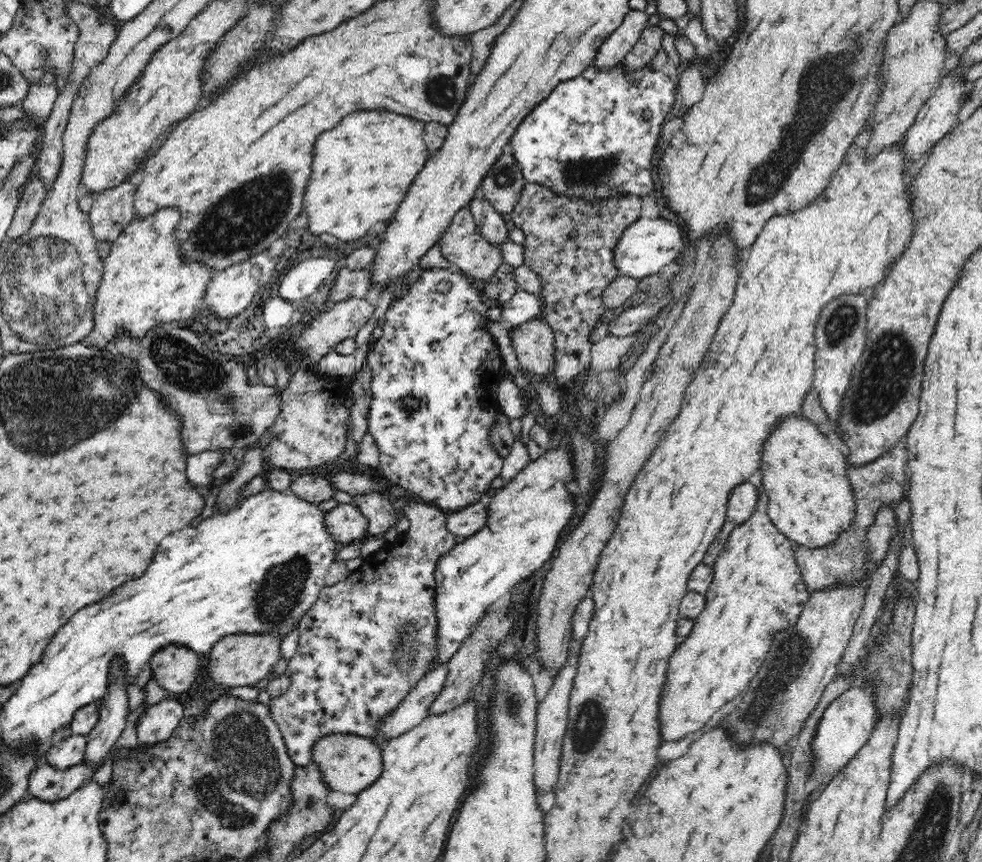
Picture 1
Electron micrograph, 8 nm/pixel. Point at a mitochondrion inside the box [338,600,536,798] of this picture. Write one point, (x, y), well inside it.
(403, 638)

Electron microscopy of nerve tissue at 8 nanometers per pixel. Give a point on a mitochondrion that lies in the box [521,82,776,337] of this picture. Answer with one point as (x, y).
(594, 173)

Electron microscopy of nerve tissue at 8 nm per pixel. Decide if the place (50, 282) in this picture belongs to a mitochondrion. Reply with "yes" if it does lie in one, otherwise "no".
yes

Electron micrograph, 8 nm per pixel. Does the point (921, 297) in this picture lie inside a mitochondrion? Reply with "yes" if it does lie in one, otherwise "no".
no

